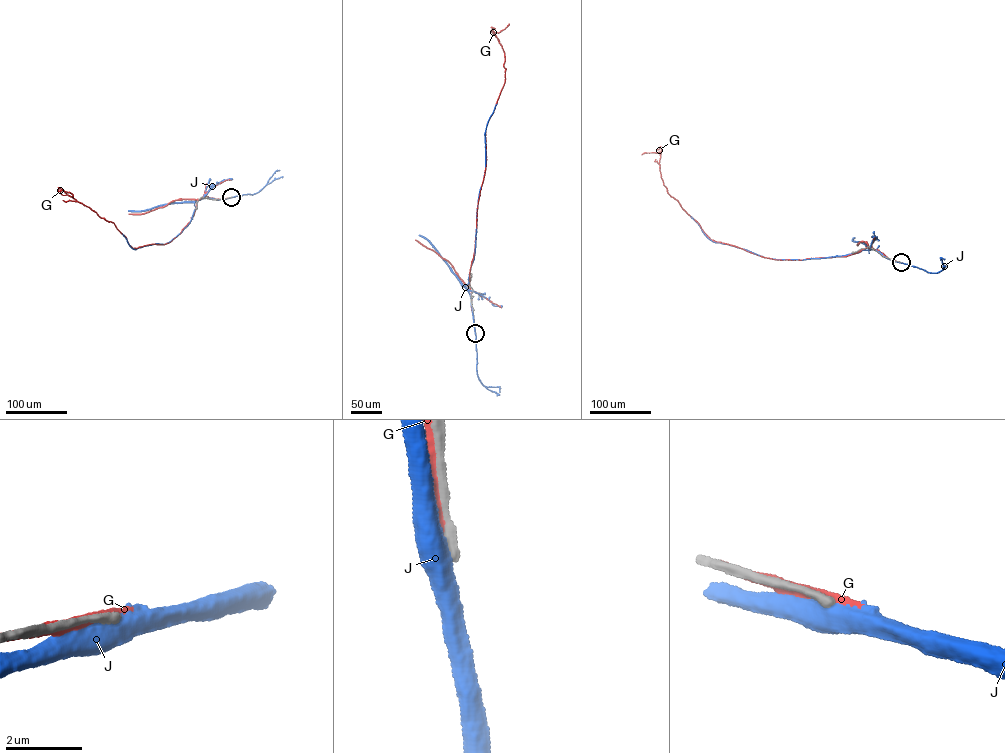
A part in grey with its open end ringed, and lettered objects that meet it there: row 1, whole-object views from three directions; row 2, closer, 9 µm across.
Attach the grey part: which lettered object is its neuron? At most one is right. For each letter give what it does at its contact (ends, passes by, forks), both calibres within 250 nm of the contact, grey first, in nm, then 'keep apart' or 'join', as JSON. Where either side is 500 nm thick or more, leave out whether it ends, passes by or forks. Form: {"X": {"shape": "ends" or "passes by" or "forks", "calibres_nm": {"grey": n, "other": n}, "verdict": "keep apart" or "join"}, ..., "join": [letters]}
{"G": {"shape": "passes by", "calibres_nm": {"grey": 190, "other": 280}, "verdict": "keep apart"}, "J": {"calibres_nm": {"grey": 240, "other": 550}, "verdict": "keep apart"}, "join": []}

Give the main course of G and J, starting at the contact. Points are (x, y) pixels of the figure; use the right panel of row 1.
G: (900, 262), (868, 247), (866, 242)
J: (901, 262), (868, 248)

